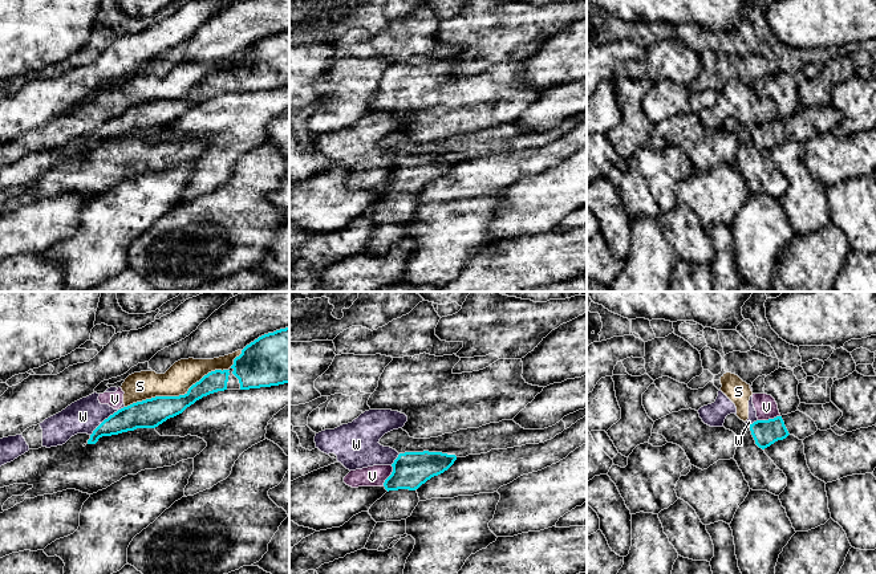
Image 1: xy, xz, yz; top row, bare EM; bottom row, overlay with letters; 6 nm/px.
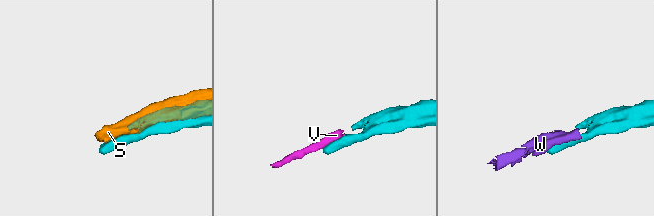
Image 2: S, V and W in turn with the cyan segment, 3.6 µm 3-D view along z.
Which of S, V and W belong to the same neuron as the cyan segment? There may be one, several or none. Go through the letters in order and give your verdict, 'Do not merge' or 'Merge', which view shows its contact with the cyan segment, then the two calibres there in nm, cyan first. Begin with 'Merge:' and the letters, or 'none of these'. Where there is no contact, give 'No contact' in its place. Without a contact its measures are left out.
Merge: none of these
S: Do not merge. Touches cyan in xy. Thickness 180 nm (cyan) against 180 nm
V: Do not merge. Touches cyan in yz. Thickness 160 nm (cyan) against 140 nm
W: Do not merge. Touches cyan in xy. Thickness 180 nm (cyan) against 200 nm

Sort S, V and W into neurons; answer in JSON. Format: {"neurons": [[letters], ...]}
{"neurons": [["S", "V", "W"]]}

